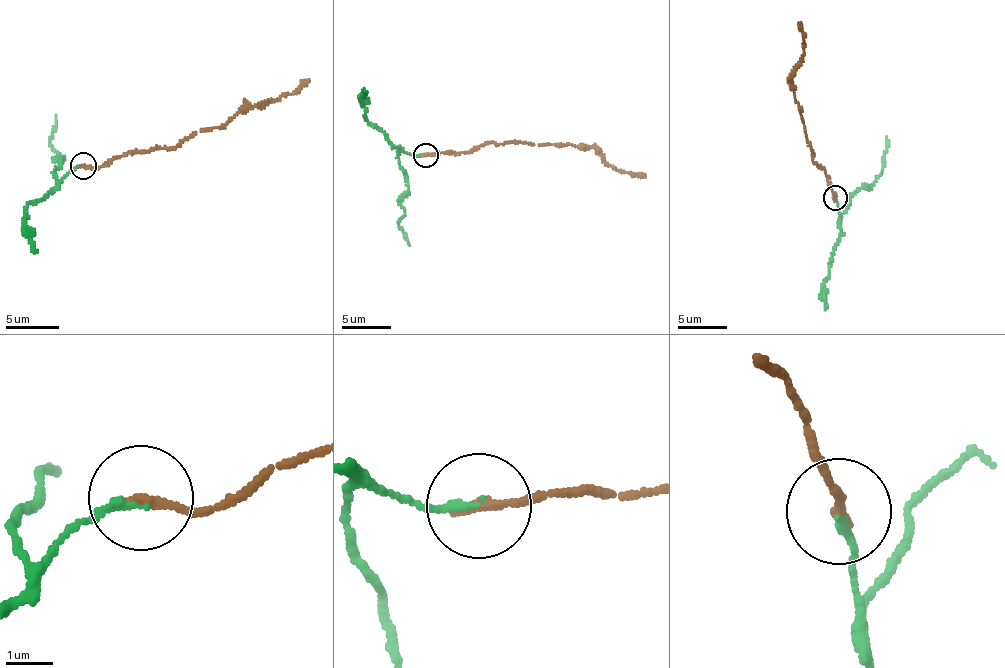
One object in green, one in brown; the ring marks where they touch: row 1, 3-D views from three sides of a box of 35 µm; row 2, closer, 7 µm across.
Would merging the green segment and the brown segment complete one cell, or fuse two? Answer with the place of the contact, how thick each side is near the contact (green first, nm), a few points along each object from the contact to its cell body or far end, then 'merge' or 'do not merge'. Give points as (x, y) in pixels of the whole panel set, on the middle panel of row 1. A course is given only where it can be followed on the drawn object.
at (426, 155); 140 nm thick on the green side, 220 nm on the other; green runs (425, 155), (415, 156), (401, 151), (398, 156), (408, 187), (401, 202), (402, 215), (398, 223), (409, 245); brown runs (425, 155), (477, 150), (493, 141), (561, 143), (593, 147), (615, 169), (645, 175); merge

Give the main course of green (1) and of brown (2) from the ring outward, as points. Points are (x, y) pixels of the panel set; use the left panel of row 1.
1: (83, 166), (72, 168), (59, 180), (54, 174), (63, 158), (55, 157), (57, 154), (49, 143), (55, 115)
2: (83, 166), (180, 146), (196, 132), (296, 94), (309, 80)

